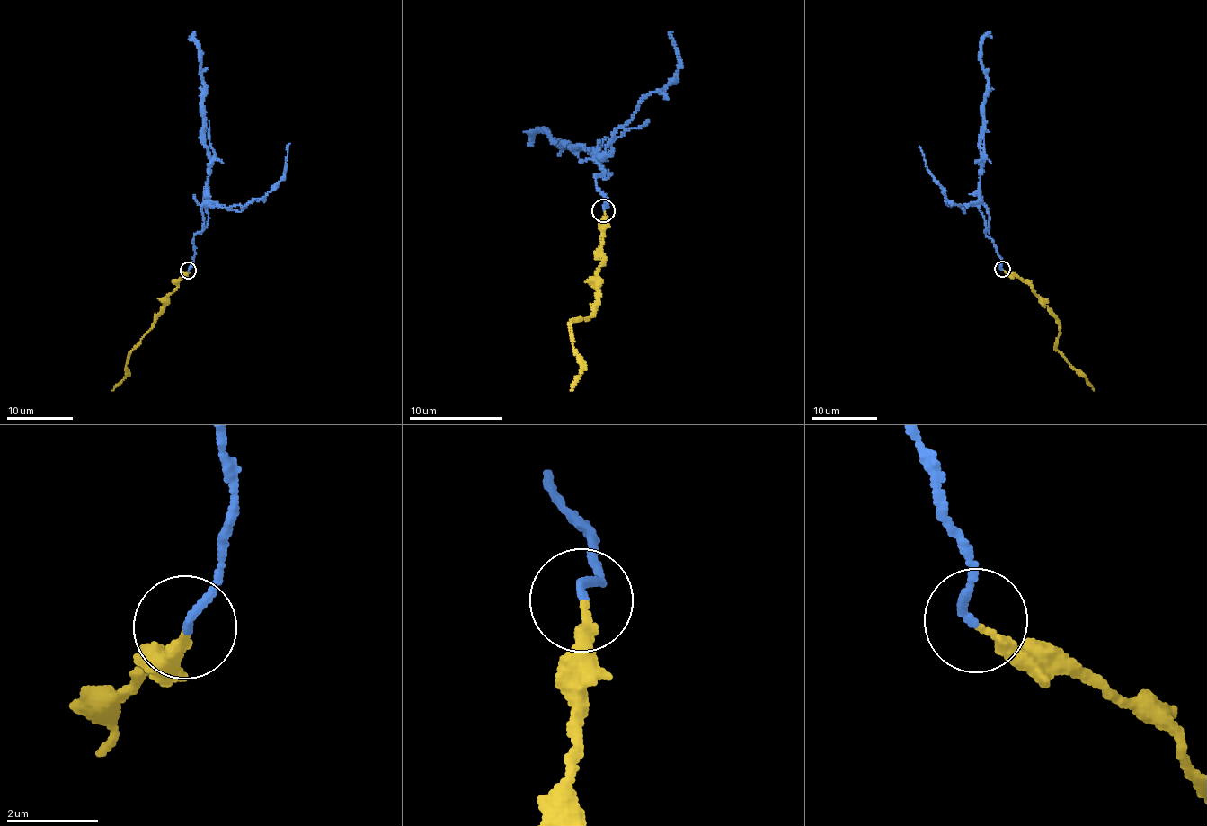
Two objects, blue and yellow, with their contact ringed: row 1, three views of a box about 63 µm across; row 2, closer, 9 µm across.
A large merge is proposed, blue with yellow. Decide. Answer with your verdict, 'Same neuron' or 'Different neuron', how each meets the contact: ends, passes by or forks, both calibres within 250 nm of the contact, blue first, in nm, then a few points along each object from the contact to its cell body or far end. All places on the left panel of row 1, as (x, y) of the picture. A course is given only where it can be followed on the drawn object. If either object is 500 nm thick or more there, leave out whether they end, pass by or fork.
Different neuron. At the ring blue ends. At the ring yellow ends. Thickness 180 nm (blue) against 240 nm. Course of blue: (188, 270), (194, 261), (194, 236), (204, 222), (209, 154), (200, 44), (189, 38). Course of yellow: (188, 271), (181, 277), (164, 312), (155, 317), (150, 330), (130, 353), (125, 368), (126, 377), (111, 390)

